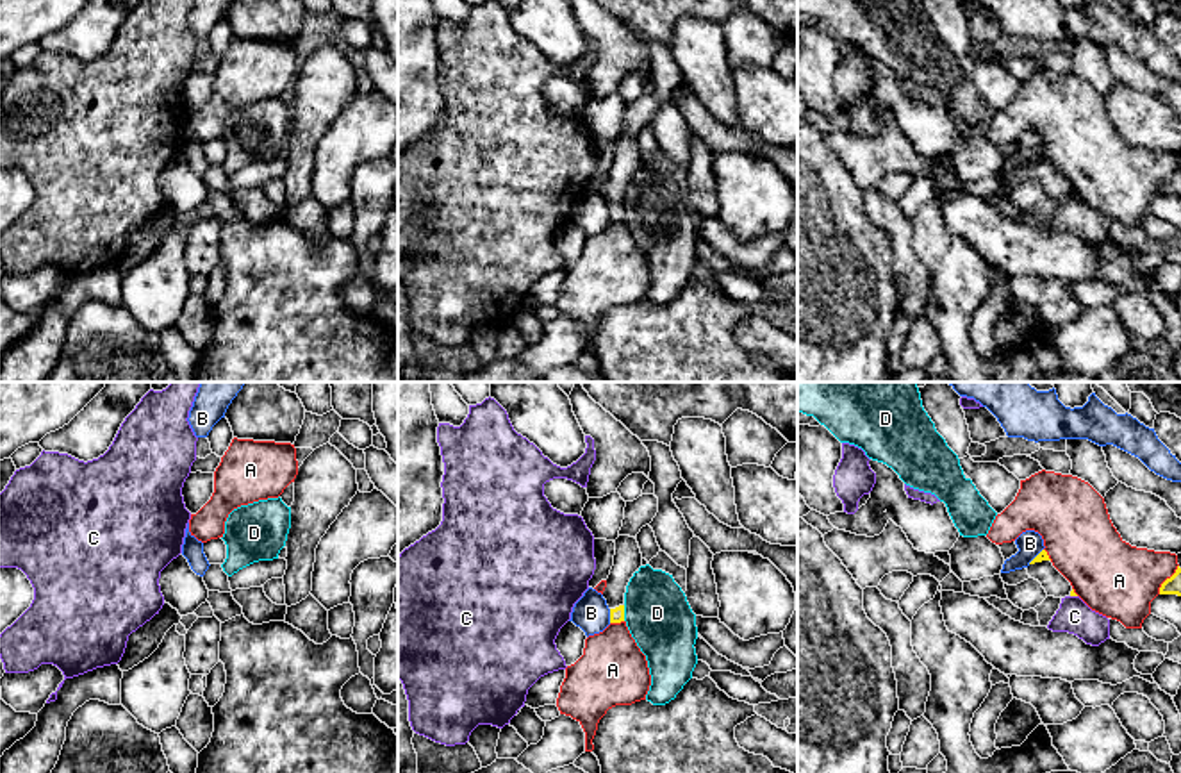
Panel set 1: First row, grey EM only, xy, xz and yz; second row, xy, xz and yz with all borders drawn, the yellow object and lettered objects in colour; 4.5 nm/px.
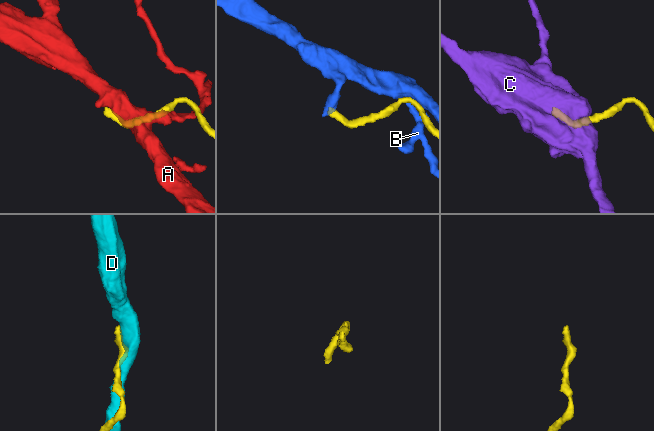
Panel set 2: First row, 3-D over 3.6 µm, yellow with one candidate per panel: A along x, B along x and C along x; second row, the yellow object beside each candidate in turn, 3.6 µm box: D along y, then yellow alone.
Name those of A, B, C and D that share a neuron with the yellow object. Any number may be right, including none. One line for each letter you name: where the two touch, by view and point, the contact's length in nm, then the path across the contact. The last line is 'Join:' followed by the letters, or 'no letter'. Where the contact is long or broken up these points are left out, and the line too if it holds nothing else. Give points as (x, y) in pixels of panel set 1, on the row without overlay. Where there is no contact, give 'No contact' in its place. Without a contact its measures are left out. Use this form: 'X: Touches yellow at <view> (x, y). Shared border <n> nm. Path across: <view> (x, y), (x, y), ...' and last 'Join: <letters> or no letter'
Join: no letter

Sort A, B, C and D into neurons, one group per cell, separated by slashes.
A / B / C / D

